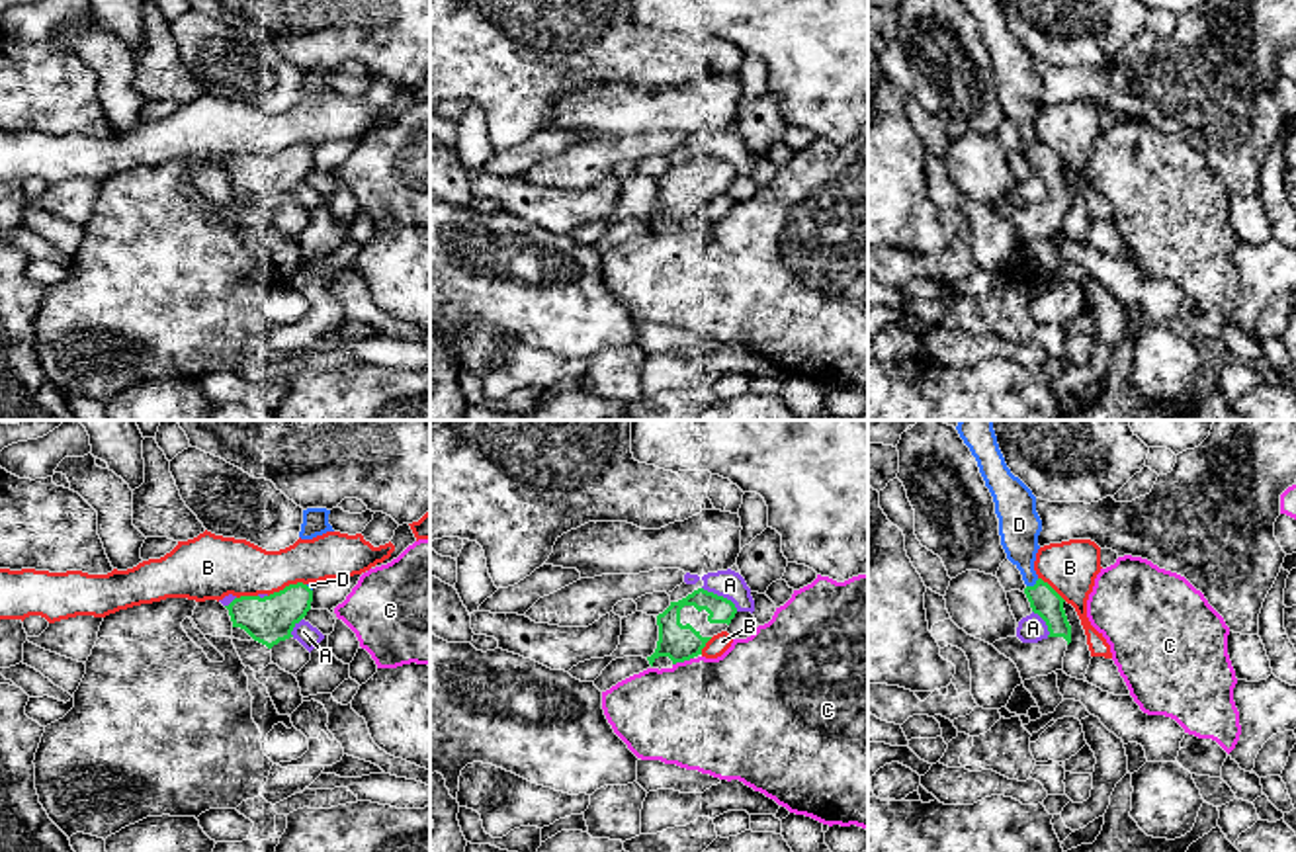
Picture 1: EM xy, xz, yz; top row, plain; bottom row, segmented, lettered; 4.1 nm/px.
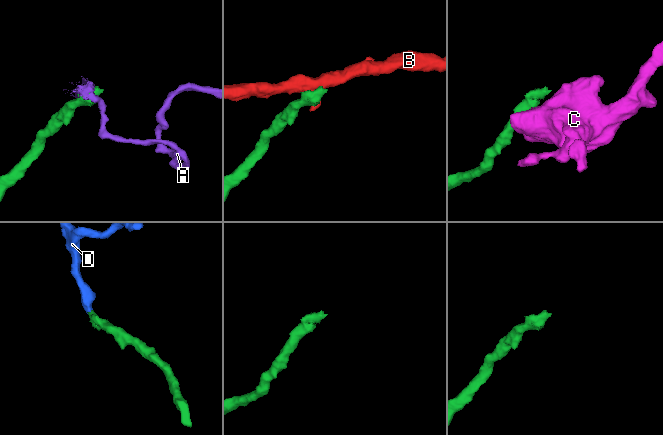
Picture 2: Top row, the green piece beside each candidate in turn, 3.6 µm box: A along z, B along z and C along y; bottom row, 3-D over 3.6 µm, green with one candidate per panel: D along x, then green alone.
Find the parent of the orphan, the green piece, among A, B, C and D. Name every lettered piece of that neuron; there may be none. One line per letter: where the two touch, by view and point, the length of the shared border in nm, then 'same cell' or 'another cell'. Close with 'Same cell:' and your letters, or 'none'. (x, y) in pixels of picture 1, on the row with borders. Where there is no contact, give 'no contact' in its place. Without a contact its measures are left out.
A: meets green in xz at (722, 596); contact 180 nm long; another cell
B: meets green in xy at (286, 587); contact 170 nm long; another cell
C: meets green in xz at (683, 661); contact 90 nm long; another cell
D: meets green in yz at (1035, 585); contact 70 nm long; same cell
Same cell: D

